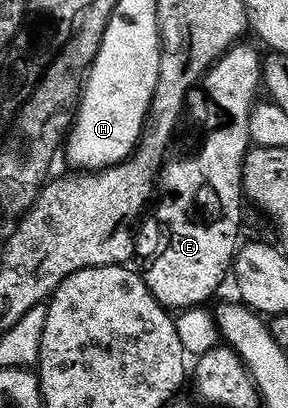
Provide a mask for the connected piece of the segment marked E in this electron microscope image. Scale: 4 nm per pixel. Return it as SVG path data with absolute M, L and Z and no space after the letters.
M238 41L234 43L233 46L228 47L227 50L222 51L221 54L216 56L213 62L209 64L203 75L203 88L208 95L210 104L212 104L216 110L218 107L218 109L222 111L221 124L219 124L218 127L215 128L214 131L202 141L201 148L199 148L194 155L185 155L182 159L171 160L172 158L170 158L159 171L160 190L162 187L162 189L169 194L163 196L161 200L159 200L160 198L156 200L156 203L158 202L157 223L161 226L162 233L165 234L165 248L163 248L162 251L159 252L149 264L146 265L146 267L143 267L143 278L145 284L147 284L147 286L151 289L153 296L155 296L155 298L161 302L161 306L166 309L174 309L173 307L177 307L176 309L184 309L187 307L199 307L208 304L208 299L216 293L217 286L224 281L225 275L227 279L227 276L230 274L233 266L233 257L237 254L239 246L239 238L237 239L237 234L241 231L241 203L243 204L243 192L241 189L241 182L243 181L243 161L245 160L245 155L249 152L249 148L251 146L249 142L249 114L252 113L255 106L255 100L258 98L258 96L256 97L257 87L259 91L259 88L263 83L263 76L261 73L261 65L263 62L262 52L257 52L251 44L245 42L246 41Z

